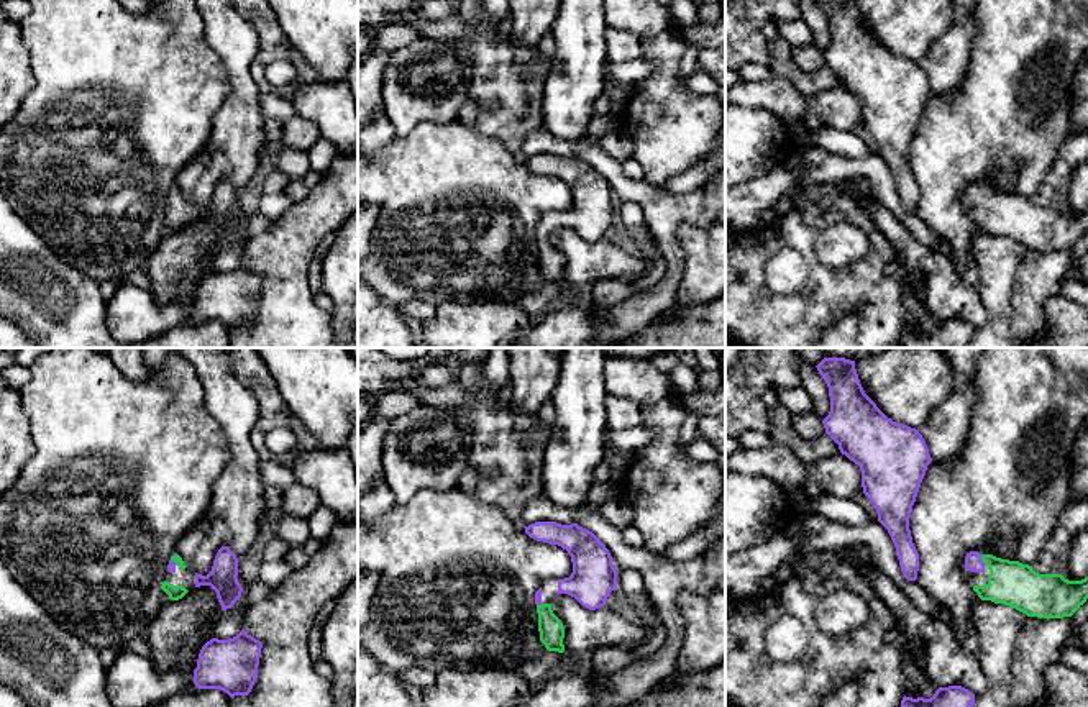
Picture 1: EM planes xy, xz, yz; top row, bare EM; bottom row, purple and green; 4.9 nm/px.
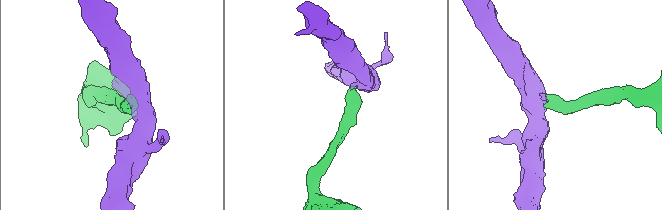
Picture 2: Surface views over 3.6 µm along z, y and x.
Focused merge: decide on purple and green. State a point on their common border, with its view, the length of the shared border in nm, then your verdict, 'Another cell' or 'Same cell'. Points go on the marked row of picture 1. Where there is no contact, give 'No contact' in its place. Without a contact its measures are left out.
Touches purple at yz (980, 560). Shared border 50 nm. Same cell

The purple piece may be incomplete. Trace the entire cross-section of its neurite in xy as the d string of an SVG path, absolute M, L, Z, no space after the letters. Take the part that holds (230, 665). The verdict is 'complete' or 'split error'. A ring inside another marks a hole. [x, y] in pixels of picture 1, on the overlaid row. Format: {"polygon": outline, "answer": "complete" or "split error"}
{"polygon": "M246 632L228 640L207 641L194 669L199 689L220 689L231 699L248 696L258 677L263 643Z", "answer": "complete"}

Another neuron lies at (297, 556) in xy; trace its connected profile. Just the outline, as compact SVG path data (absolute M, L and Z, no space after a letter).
M310 538L302 546L294 546L286 554L284 561L290 564L294 571L305 568L305 564L317 554L325 545L325 540Z

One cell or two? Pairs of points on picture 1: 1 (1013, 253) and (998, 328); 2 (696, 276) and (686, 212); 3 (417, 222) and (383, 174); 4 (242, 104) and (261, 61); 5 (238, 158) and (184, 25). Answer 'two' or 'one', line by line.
1: one
2: two
3: one
4: two
5: two

